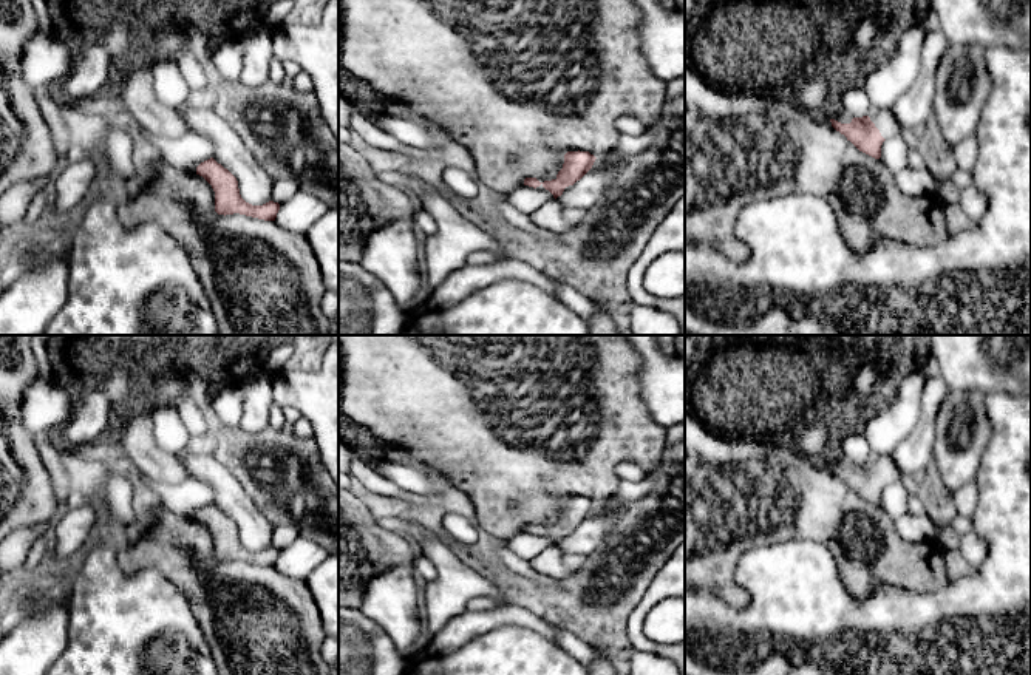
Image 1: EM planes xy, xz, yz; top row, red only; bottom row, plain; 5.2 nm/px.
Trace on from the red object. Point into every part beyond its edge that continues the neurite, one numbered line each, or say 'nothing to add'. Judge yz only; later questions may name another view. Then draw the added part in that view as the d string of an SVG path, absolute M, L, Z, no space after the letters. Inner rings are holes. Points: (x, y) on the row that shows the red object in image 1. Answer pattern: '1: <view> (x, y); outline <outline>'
1: yz (884, 121); outline M890 108L878 110L870 113L870 120L875 124L875 127L880 130L881 136L884 139L889 139L892 136L901 134L903 130L890 111Z

